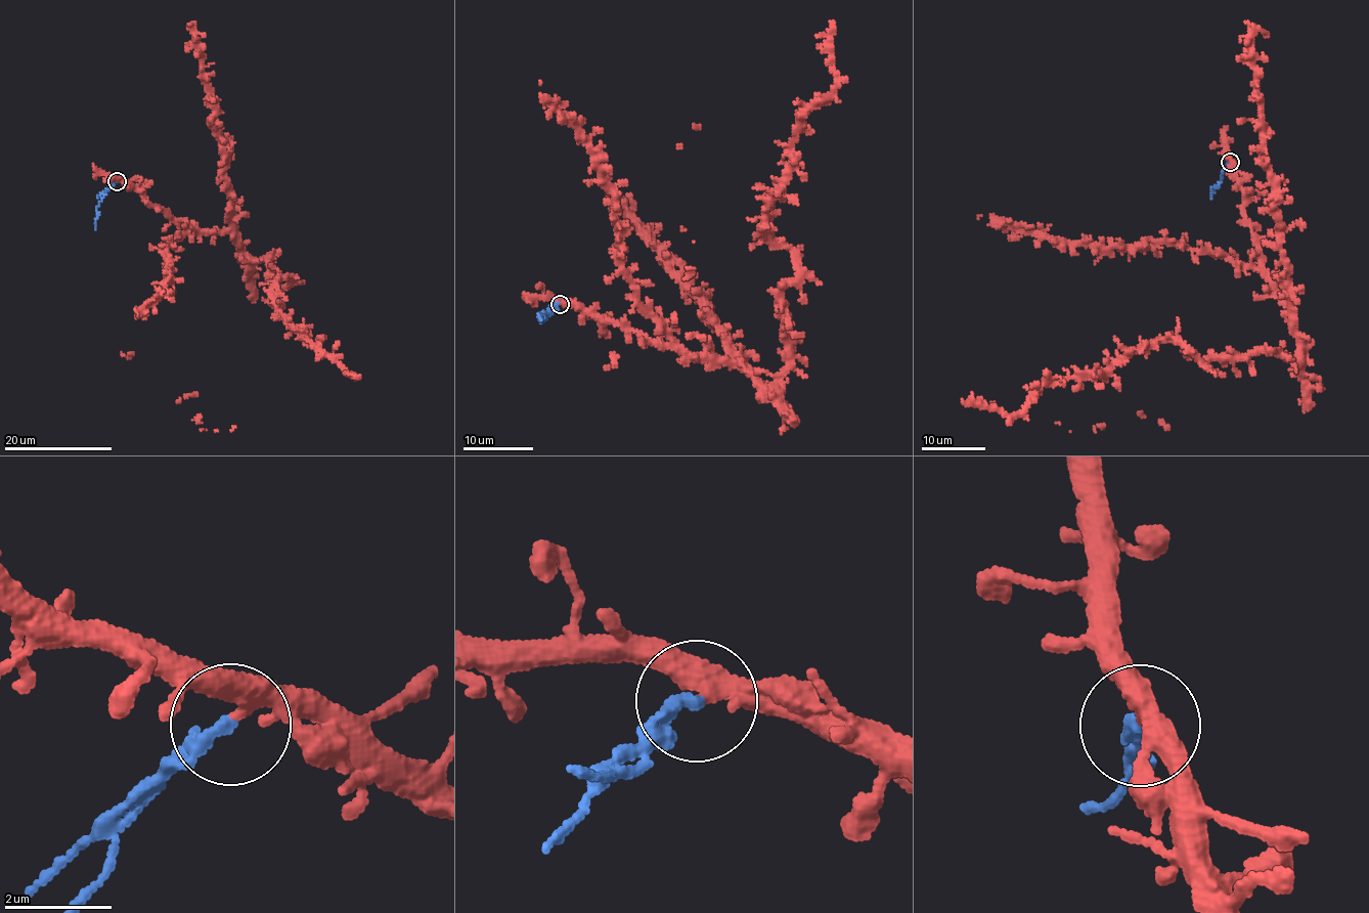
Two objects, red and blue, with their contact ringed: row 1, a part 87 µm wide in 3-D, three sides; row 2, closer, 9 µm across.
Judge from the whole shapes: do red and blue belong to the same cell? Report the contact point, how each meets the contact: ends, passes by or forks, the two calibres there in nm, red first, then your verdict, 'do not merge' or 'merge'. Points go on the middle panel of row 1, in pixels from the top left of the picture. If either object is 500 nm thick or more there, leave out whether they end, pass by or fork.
place (560, 304); red passes by; blue ends; calibres 320 and 260 nm; do not merge

